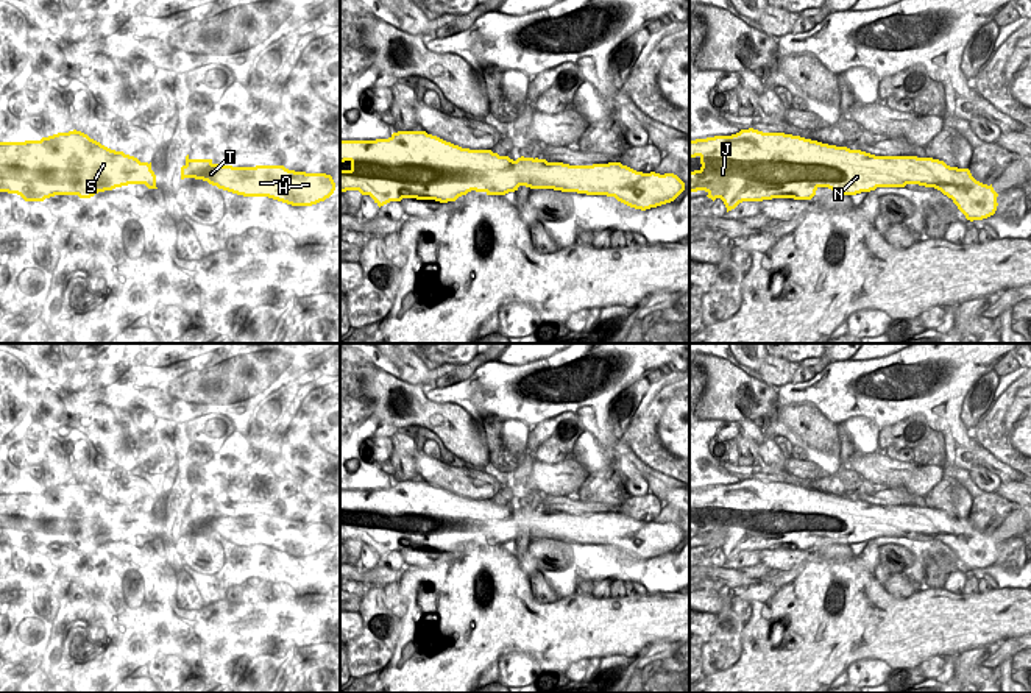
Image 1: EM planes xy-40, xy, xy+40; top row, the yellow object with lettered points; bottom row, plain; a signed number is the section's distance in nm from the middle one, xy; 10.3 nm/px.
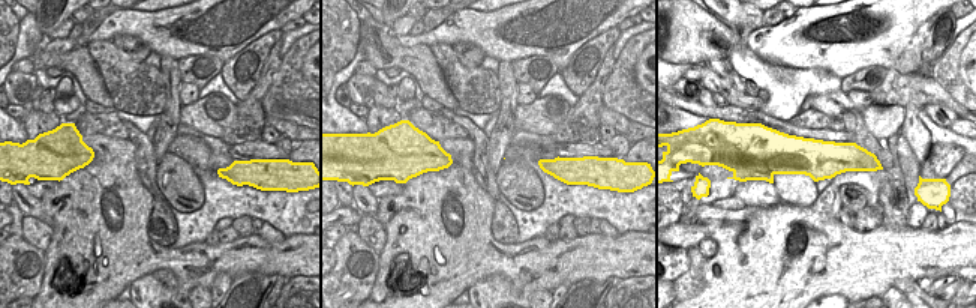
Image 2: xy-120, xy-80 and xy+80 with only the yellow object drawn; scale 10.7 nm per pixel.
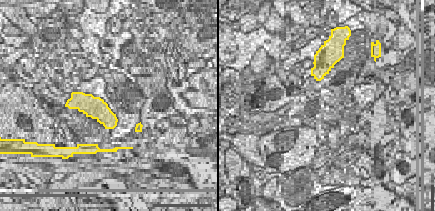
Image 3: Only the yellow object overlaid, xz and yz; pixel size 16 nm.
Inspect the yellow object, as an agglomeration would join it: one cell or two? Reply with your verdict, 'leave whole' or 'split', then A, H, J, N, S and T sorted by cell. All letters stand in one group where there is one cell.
leave whole; A H J N S T

